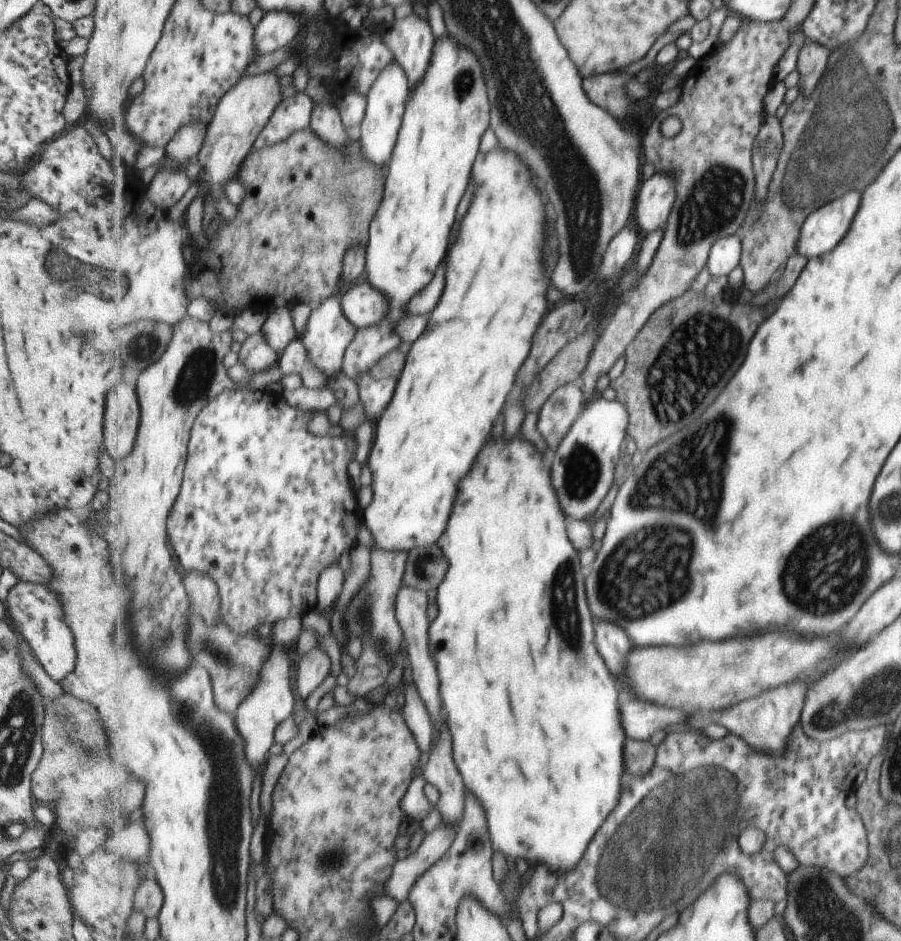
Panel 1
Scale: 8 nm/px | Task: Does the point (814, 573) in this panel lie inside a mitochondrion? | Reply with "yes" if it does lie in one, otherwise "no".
yes

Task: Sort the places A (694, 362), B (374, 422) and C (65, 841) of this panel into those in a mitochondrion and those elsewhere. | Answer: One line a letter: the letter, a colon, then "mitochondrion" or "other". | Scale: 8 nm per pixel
A: mitochondrion
B: other
C: other

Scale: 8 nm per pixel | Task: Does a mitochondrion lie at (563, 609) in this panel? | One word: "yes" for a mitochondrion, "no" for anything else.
yes

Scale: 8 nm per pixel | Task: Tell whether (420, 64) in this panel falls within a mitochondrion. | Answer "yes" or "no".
no

